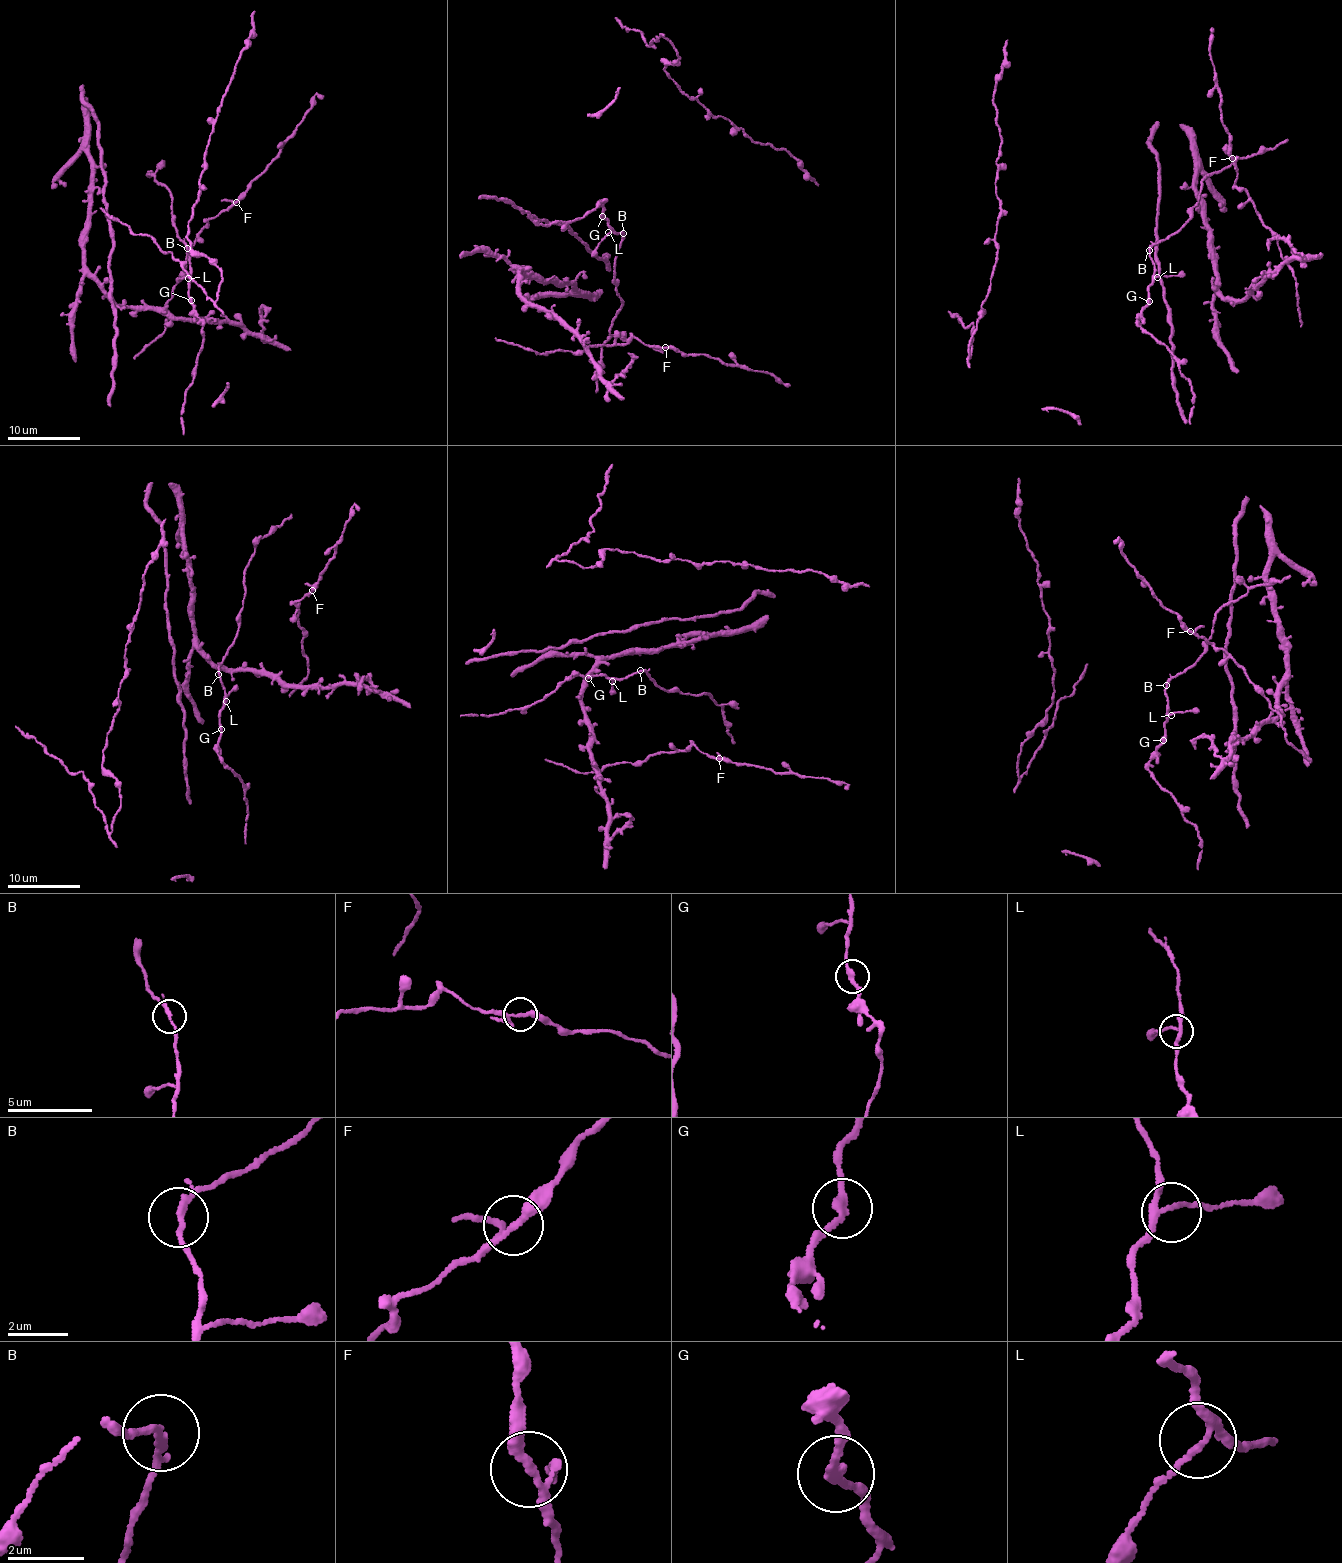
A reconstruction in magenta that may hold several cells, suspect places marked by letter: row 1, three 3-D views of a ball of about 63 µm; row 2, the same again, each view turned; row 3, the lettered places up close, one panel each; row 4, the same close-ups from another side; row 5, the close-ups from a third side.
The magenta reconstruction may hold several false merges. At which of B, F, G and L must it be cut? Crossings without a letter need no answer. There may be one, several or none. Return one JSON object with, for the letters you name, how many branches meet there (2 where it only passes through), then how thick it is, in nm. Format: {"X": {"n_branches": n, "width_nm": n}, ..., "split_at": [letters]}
{"split_at": []}

